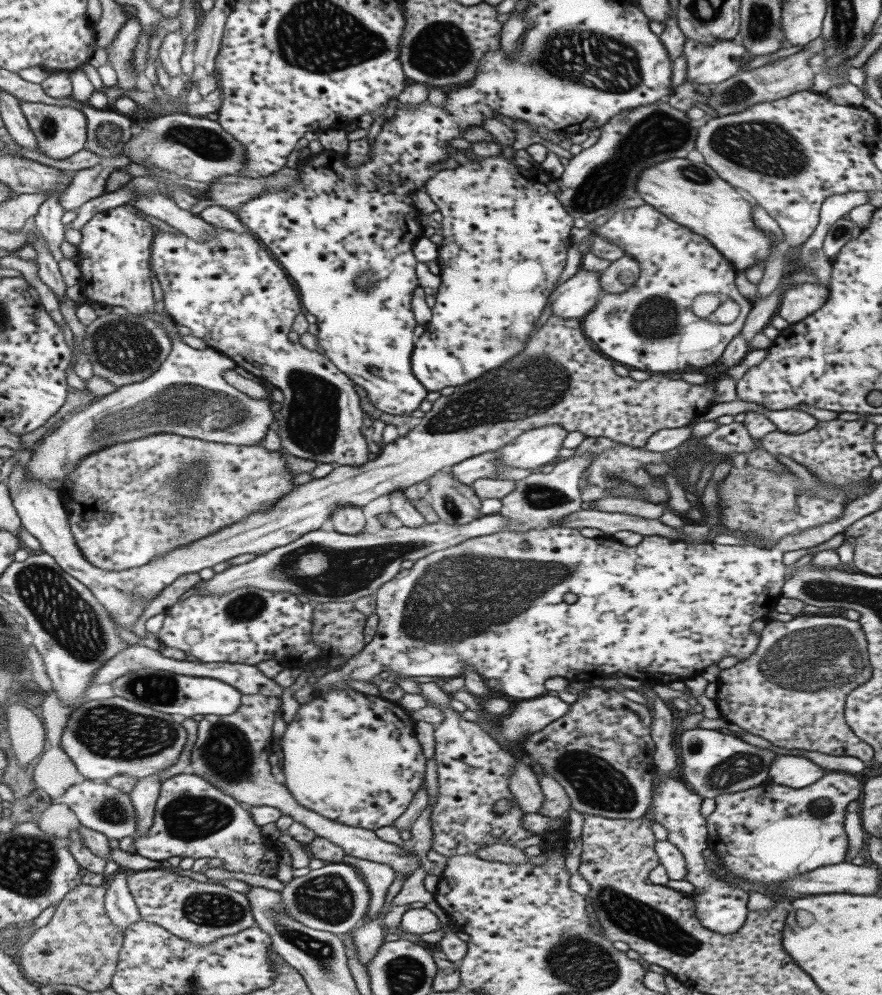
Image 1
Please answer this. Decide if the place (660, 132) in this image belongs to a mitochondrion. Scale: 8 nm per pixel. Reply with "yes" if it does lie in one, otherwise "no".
yes

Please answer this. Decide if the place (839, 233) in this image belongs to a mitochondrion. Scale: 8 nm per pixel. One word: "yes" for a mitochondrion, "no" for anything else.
yes

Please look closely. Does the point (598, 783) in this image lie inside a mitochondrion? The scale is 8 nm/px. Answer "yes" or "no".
yes

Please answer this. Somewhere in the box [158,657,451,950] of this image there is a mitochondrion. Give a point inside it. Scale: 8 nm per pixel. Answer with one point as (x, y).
(190, 816)

